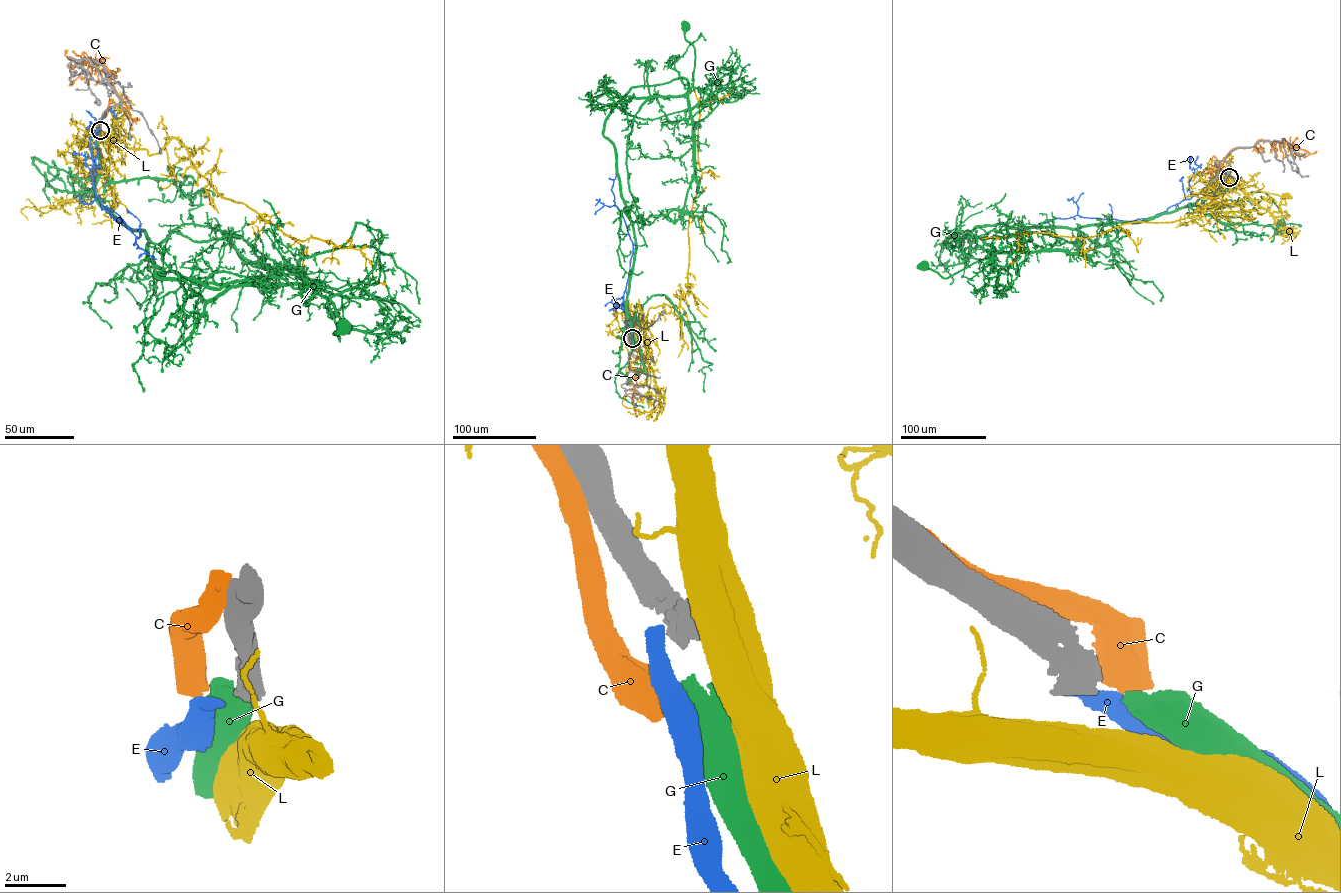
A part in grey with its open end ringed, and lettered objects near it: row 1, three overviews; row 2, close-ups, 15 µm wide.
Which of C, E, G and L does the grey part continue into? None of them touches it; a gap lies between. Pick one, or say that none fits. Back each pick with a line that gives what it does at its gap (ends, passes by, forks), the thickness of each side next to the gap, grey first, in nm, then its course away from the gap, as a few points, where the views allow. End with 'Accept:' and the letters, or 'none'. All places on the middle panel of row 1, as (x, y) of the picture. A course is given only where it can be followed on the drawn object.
G: it ends | 480/440 nm | via (632, 339), (636, 348), (626, 306), (633, 223), (682, 208), (694, 173), (688, 93), (695, 55), (685, 27)
Accept: G

